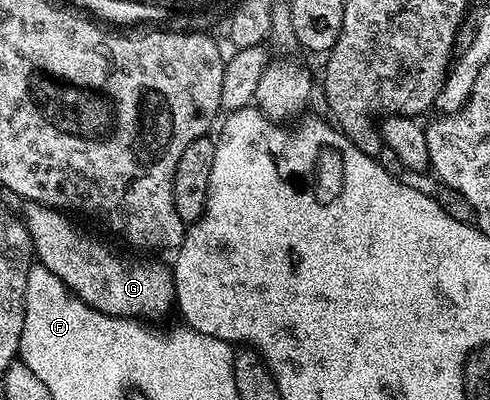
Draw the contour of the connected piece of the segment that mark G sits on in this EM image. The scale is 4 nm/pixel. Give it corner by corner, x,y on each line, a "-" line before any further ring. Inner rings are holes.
41,204
23,205
22,219
26,230
32,239
32,251
35,259
50,274
54,274
61,282
75,294
82,298
94,310
98,310
107,316
126,316
139,318
144,322
160,322
164,315
173,311
176,302
176,278
171,267
159,264
156,260
131,260
128,256
119,256
111,252
100,240
87,236
80,228
71,224
69,217
57,208
47,208

